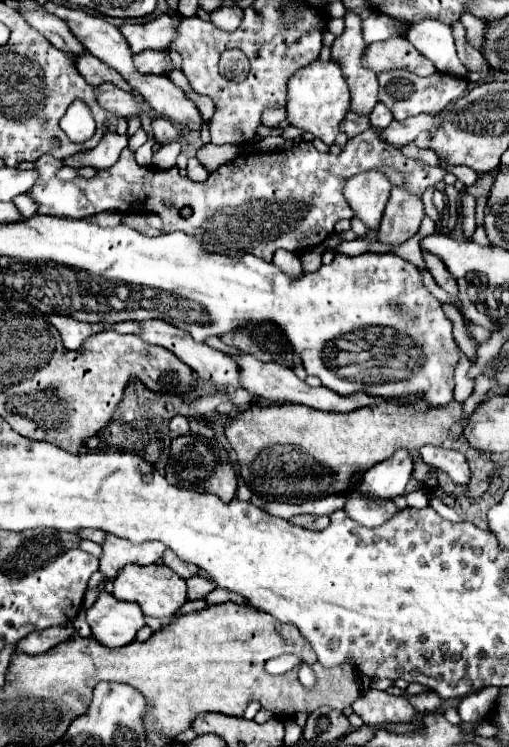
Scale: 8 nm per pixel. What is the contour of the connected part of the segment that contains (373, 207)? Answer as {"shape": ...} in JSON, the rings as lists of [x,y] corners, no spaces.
{"shape":[[[378,171],[358,173],[344,185],[344,197],[354,211],[354,217],[360,219],[368,229],[378,229],[386,201],[390,197],[390,181]]]}

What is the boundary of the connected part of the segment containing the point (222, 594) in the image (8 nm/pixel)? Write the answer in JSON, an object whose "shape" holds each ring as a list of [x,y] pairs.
{"shape":[[[216,587],[208,597],[206,601],[212,605],[212,603],[226,603],[226,601],[232,601],[232,603],[240,603],[240,605],[246,605],[246,599],[242,599],[242,595],[234,593],[234,591],[228,591],[228,589],[220,589]]]}

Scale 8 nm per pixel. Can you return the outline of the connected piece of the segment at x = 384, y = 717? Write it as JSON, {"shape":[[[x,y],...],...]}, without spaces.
{"shape":[[[378,689],[362,692],[351,707],[368,725],[410,723],[416,717],[416,711],[406,697],[396,697]]]}

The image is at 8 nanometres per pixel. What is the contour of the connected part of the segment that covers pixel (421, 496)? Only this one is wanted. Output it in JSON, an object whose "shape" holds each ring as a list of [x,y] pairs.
{"shape":[[[414,491],[414,493],[408,493],[408,495],[406,495],[406,503],[408,503],[410,507],[422,509],[422,507],[428,505],[428,497],[426,497],[424,491]]]}

